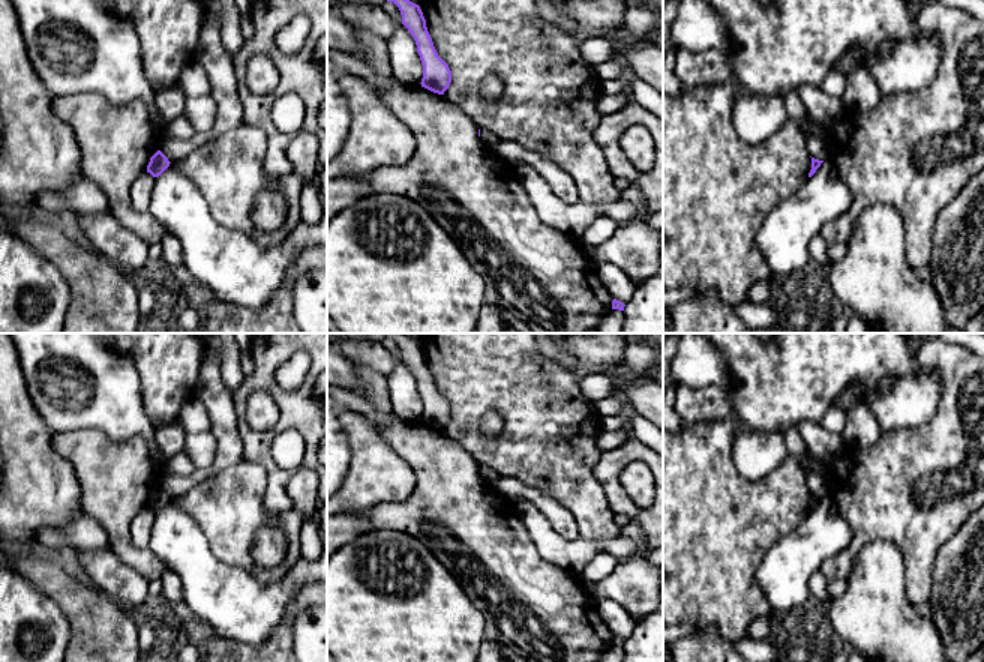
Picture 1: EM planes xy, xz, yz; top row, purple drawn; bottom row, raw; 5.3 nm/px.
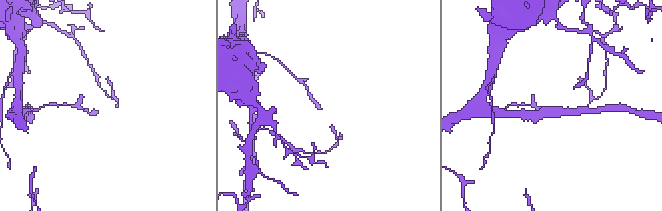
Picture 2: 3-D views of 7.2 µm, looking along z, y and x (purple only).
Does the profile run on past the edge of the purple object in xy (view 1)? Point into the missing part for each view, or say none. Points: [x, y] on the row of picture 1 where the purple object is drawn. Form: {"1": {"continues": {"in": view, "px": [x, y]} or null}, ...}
{"1": {"continues": null}}

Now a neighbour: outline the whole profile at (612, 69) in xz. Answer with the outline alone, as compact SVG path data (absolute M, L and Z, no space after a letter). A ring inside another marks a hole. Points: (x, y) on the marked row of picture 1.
M621 59L604 62L594 66L594 75L598 80L622 78L627 65Z

